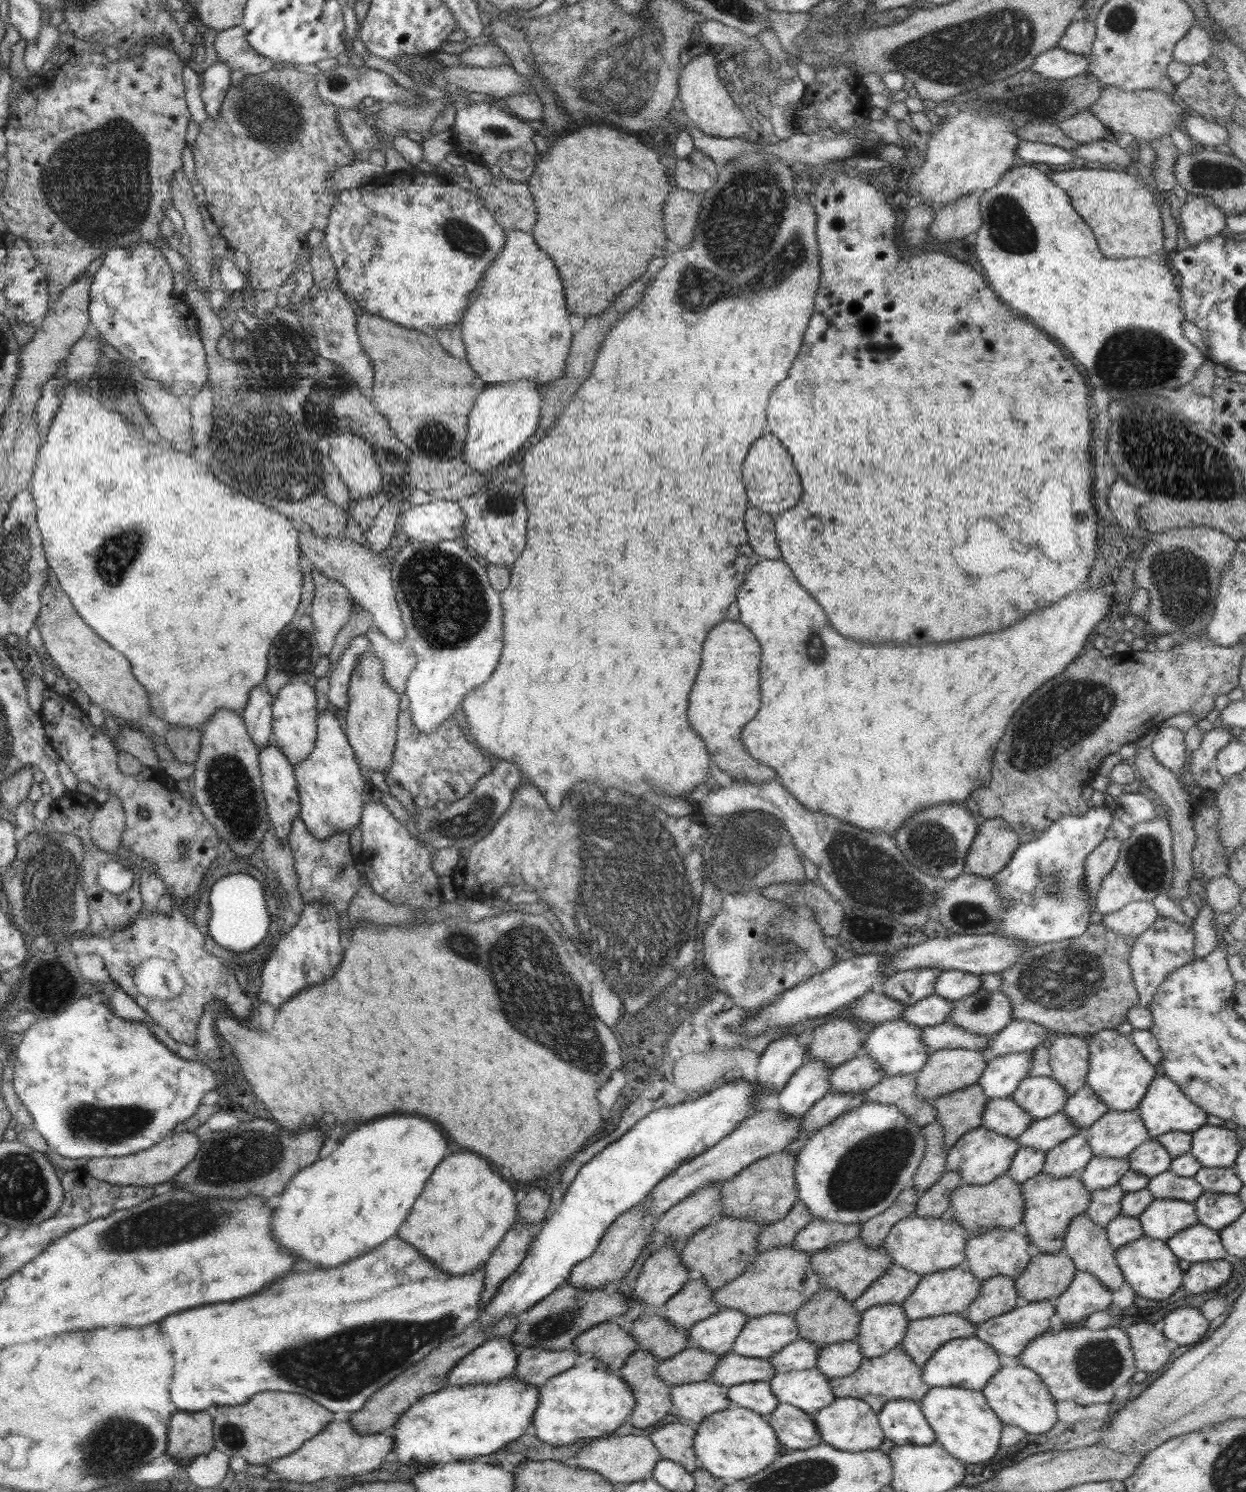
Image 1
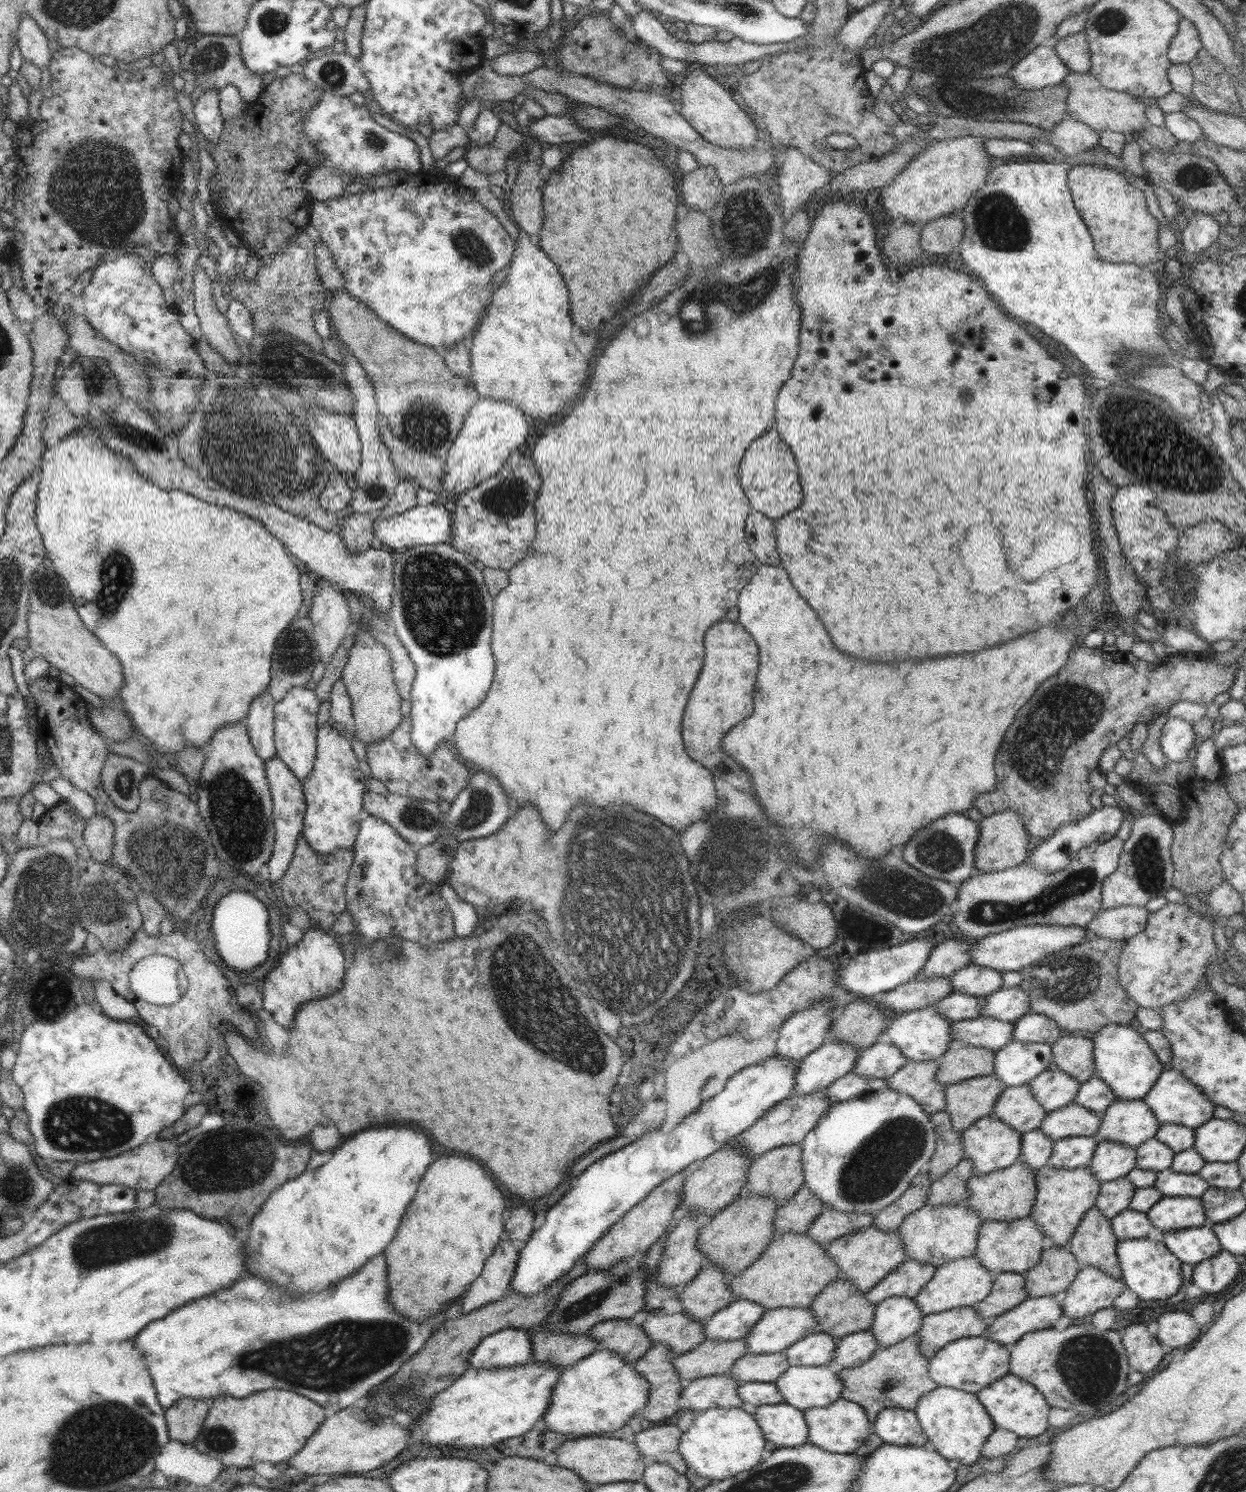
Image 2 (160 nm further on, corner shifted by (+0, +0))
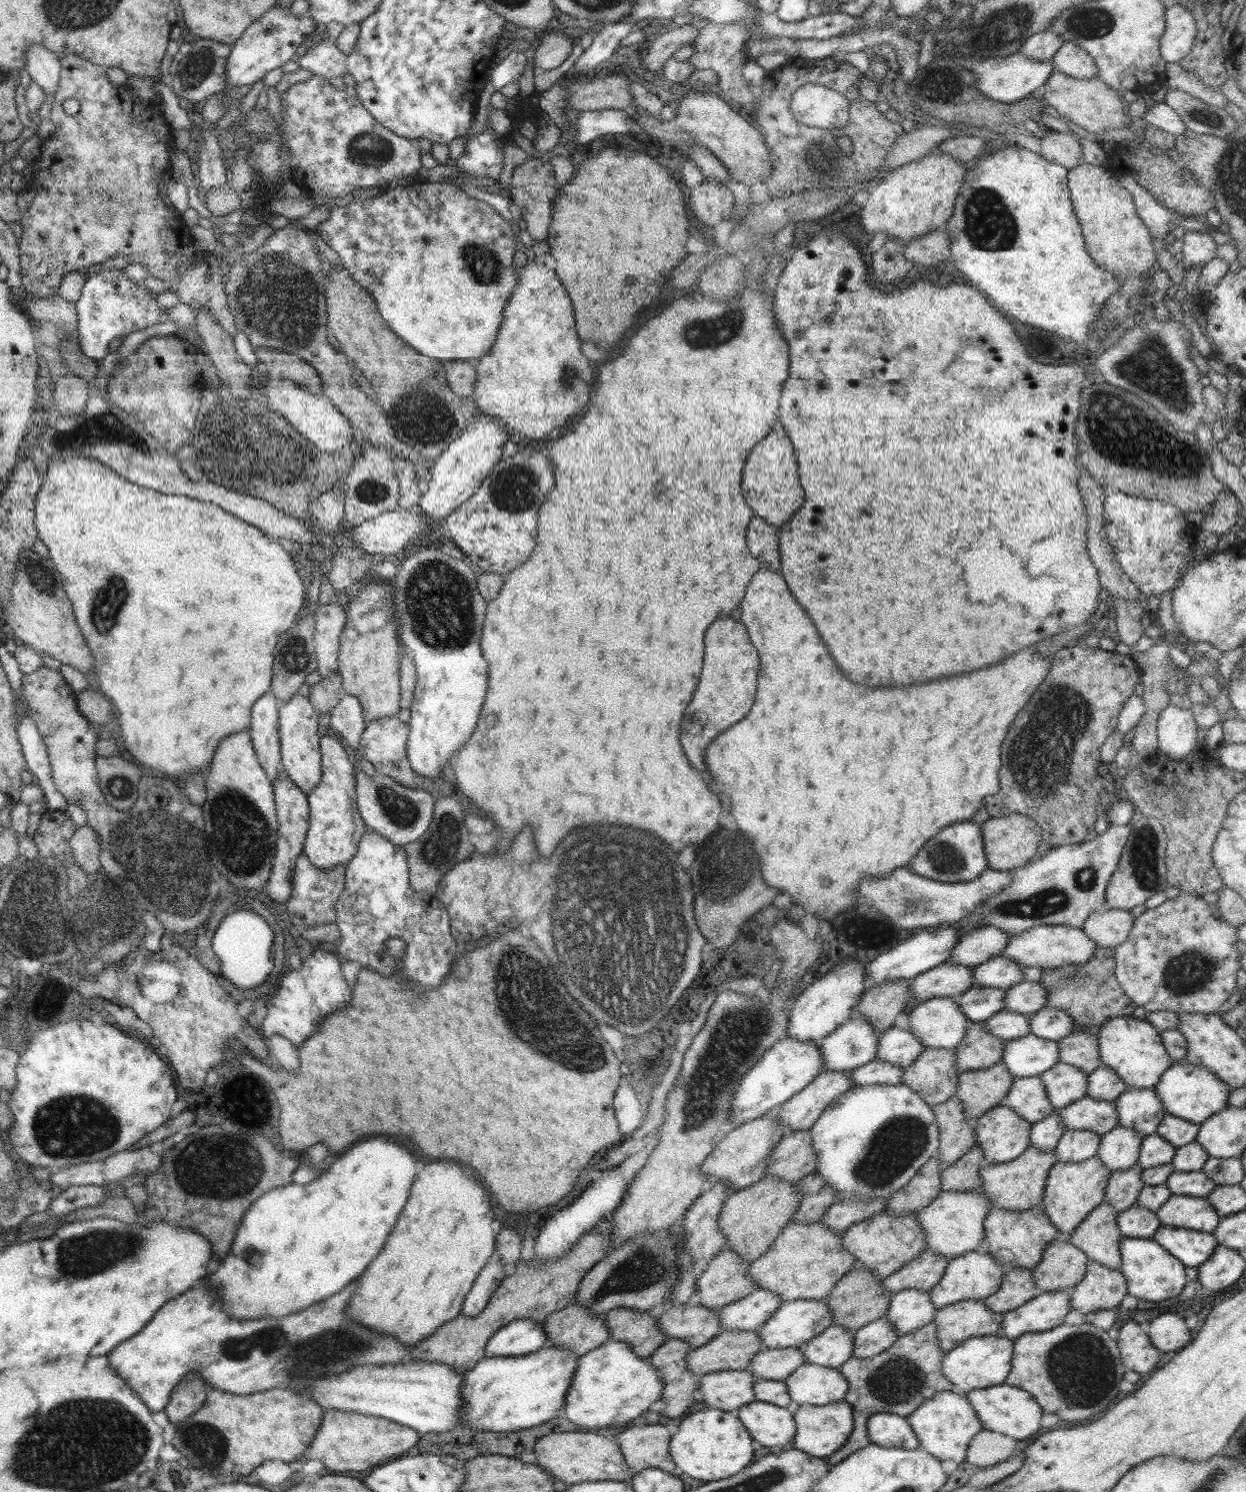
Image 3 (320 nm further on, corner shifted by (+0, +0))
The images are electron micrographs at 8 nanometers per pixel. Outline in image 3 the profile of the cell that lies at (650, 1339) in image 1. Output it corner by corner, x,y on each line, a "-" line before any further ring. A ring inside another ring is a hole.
695,1301
675,1303
673,1307
658,1316
659,1327
668,1338
679,1338
689,1344
691,1349
704,1346
712,1340
712,1337
723,1328
720,1322
719,1312
711,1308
703,1307

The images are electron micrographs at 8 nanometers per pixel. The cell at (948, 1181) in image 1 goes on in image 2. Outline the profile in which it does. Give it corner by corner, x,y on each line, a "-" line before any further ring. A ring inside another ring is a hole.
963,1158
940,1179
931,1183
928,1206
956,1206
970,1198
968,1179
974,1174
972,1160

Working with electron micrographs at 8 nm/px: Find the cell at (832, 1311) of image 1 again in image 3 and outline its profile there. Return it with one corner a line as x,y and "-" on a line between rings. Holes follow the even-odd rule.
857,1266
847,1272
824,1299
833,1314
833,1322
842,1325
850,1332
862,1328
865,1324
886,1316
891,1301
891,1293
883,1287
881,1278
869,1268

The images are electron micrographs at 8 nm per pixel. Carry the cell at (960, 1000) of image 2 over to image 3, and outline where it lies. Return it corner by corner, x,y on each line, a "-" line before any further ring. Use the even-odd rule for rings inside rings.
976,984
955,998
955,1001
970,1023
982,1023
1005,1010
1004,991
998,990
998,988
982,988

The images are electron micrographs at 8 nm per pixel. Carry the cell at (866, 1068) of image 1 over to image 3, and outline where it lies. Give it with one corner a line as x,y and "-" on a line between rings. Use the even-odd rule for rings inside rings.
900,1022
880,1033
876,1059
905,1070
924,1049
921,1040

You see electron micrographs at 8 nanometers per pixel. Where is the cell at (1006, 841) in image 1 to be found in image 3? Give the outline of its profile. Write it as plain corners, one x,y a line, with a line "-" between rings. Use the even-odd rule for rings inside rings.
1014,813
1010,816
990,817
983,823
981,831
988,866
999,871
1012,871
1014,868
1024,867
1034,859
1036,849
1042,842
1038,823
1022,814

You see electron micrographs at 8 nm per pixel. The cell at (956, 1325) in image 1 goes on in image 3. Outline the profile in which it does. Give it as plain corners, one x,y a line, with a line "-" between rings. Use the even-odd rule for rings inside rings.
963,1300
936,1311
937,1343
943,1353
972,1337
998,1335
1002,1313
989,1309
982,1301

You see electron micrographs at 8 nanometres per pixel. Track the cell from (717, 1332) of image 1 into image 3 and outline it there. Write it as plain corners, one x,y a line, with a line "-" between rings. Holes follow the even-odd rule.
757,1288
748,1296
727,1304
719,1311
724,1329
758,1331
778,1310
781,1298
769,1290

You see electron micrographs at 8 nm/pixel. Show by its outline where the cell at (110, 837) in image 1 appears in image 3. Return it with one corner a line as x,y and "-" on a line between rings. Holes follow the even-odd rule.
88,825
76,829
71,836
70,845
75,862
81,865
82,870
94,874
101,869
99,859
101,844
96,831

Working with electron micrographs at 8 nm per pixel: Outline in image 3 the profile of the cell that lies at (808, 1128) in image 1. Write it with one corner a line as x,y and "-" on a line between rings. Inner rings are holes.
874,1059
869,1064
849,1072
853,1086
856,1085
897,1085
902,1083
904,1069
892,1066
888,1062

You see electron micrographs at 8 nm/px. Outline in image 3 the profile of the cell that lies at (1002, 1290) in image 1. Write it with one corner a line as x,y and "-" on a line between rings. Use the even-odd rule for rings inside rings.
1014,1267
1006,1271
1001,1288
987,1296
982,1302
994,1312
1004,1314
1026,1304
1038,1293
1032,1270

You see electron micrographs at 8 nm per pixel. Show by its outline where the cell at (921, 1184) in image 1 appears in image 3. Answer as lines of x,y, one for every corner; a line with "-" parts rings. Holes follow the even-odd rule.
956,1095
932,1109
939,1124
938,1158
952,1164
976,1144
973,1123
967,1120
964,1105

